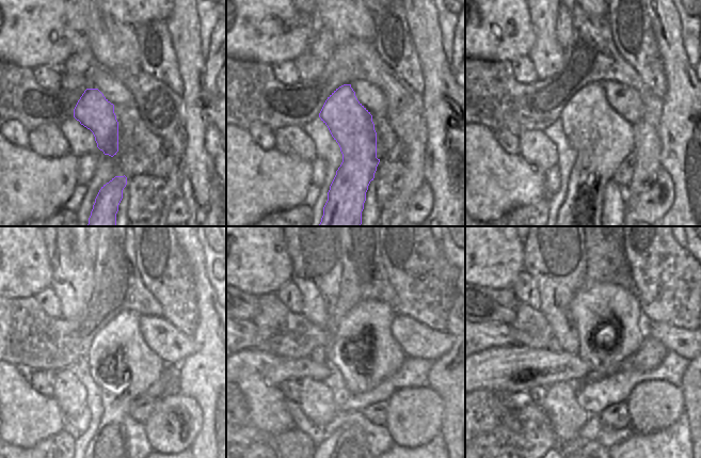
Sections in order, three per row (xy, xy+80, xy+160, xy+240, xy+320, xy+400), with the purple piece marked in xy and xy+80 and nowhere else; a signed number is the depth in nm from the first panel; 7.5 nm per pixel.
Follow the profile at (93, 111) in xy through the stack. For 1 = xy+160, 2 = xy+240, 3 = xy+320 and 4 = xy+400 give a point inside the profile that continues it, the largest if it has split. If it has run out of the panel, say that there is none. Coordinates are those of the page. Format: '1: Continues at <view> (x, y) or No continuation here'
1: Continues at xy+160 (602, 139)
2: Continues at xy+240 (121, 363)
3: Continues at xy+320 (384, 357)
4: Continues at xy+400 (598, 308).

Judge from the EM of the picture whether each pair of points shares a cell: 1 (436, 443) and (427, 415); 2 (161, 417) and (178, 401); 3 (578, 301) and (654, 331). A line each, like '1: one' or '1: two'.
1: two
2: one
3: two

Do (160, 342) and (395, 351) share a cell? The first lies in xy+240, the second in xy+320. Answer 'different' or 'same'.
different

